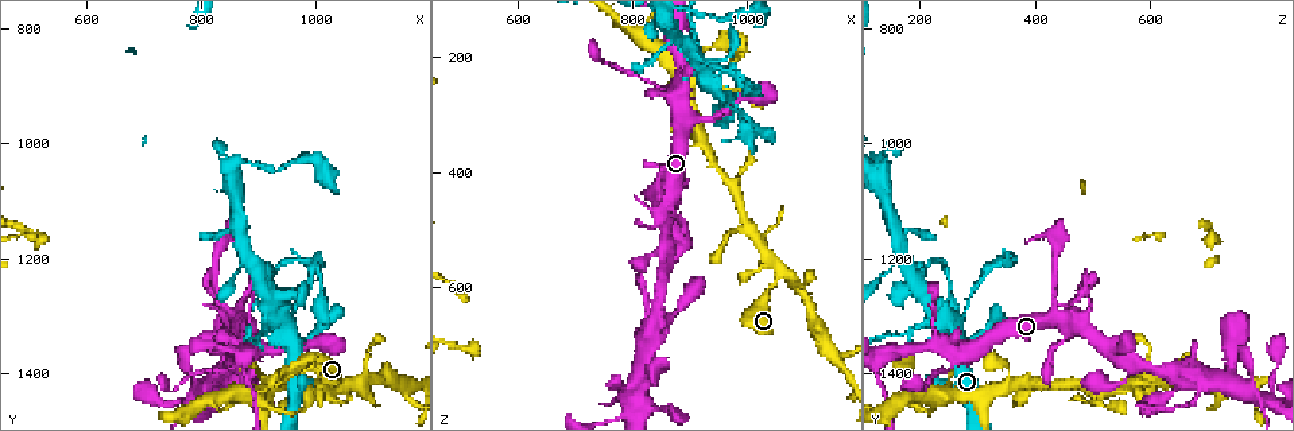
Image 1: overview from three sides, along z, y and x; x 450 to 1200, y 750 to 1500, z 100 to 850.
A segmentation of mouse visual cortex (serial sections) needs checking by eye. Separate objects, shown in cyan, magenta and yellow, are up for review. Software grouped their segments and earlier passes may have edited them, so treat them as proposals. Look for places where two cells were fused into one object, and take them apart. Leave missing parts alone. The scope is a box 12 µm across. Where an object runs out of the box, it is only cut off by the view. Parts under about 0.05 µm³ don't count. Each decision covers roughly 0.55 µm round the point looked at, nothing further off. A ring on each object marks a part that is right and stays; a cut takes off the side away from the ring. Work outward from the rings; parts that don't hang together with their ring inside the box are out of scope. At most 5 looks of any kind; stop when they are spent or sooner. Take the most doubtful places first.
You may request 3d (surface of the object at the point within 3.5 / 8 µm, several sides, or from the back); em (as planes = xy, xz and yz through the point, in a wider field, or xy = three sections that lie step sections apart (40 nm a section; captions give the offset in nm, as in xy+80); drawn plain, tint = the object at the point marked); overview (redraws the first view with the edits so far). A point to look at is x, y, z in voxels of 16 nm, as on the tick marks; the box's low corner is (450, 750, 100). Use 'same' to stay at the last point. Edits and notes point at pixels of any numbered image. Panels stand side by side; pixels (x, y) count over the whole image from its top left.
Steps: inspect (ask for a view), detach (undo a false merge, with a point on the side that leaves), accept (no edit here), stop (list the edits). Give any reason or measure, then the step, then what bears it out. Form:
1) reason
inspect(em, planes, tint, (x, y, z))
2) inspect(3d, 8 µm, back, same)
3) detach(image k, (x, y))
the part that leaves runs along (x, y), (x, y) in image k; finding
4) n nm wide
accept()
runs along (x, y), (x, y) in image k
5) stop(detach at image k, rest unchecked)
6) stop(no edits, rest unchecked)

looks like a crossing
inspect(3d, 3.5 µm, (950, 1320, 270))

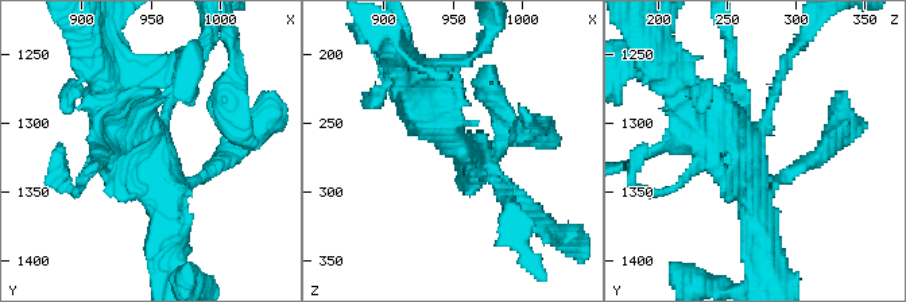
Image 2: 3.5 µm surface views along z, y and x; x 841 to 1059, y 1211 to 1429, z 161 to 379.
inspect(em, xy, step 3, tint, (954, 1318, 266))

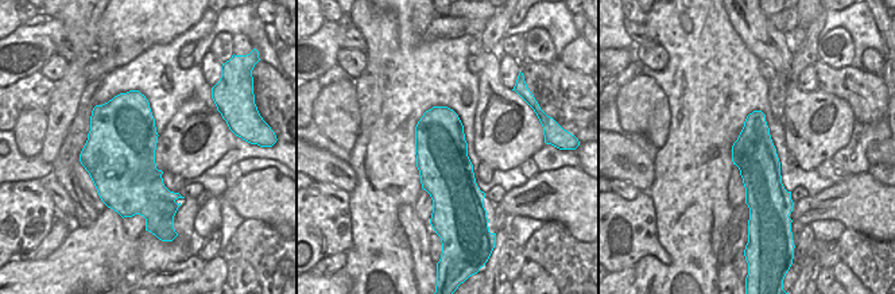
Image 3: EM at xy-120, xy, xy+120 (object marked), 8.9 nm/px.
inspect(em, xy, step 1, tint, same)

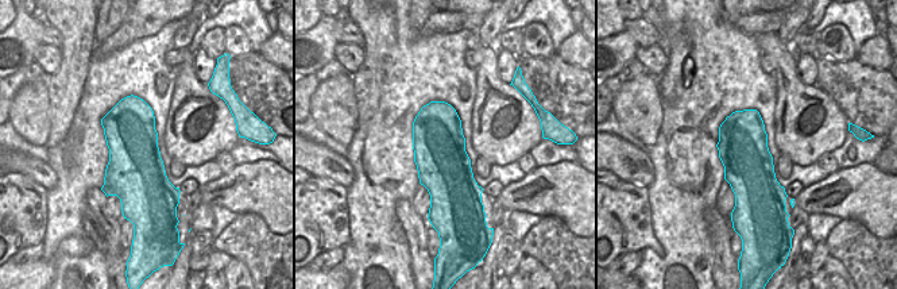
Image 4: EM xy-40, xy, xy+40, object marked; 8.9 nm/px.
accept()
runs along (759, 235), (750, 148), (688, 99) in image 2; one cell here

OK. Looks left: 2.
a narrow waist
inspect(3d, 3.5 µm, (885, 1190, 170))

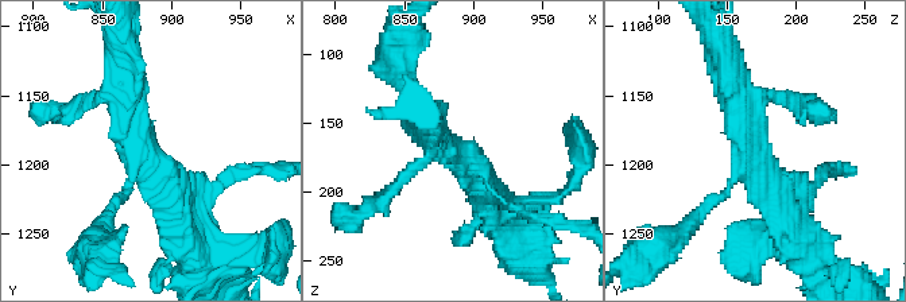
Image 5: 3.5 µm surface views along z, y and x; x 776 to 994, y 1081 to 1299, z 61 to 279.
arms of 150, 150, 350, 400 nm
accept()
all the same cell

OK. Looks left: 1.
stop(no edits, rest unchecked)

